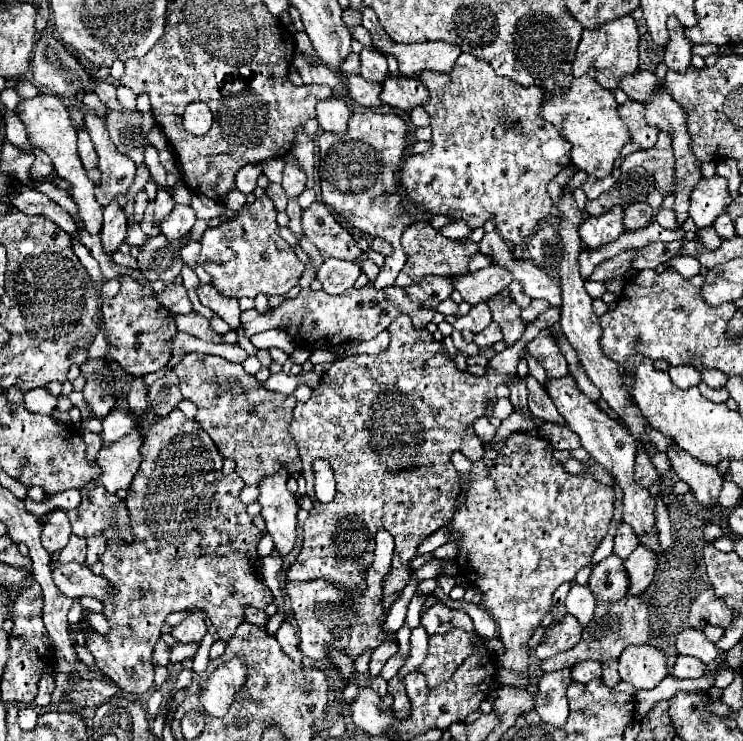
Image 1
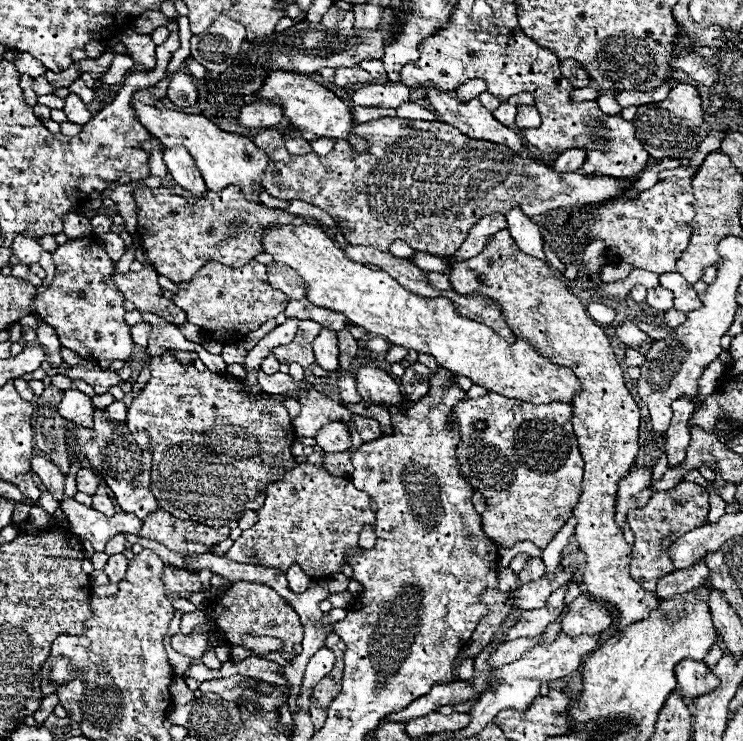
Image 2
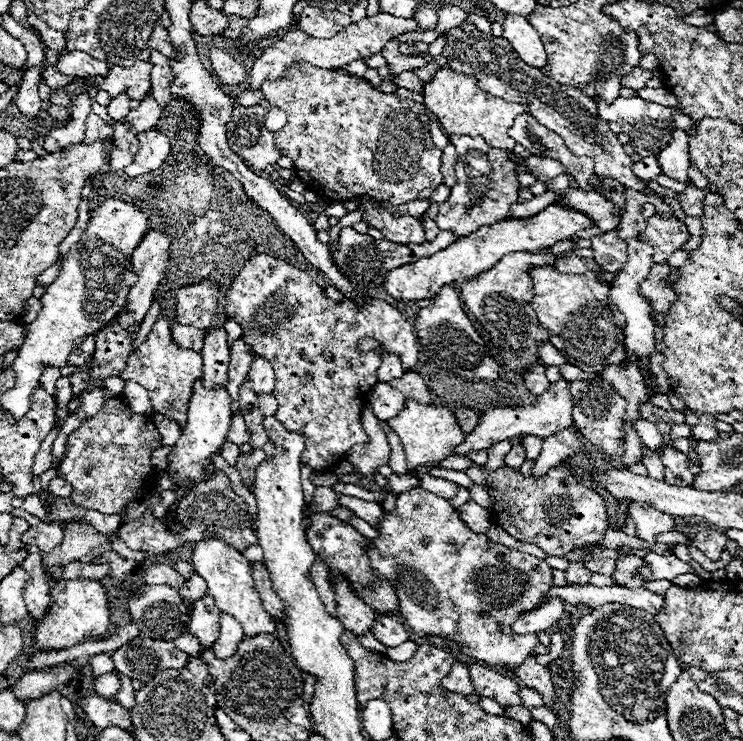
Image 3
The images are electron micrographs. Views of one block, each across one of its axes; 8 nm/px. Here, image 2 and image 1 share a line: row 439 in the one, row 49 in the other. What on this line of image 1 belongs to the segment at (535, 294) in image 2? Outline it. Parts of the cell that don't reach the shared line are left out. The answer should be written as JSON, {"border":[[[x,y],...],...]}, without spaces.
{"border":[[[622,16],[618,20],[606,22],[596,30],[584,30],[582,40],[574,58],[574,78],[580,78],[588,68],[596,68],[596,80],[606,90],[620,88],[624,76],[638,70],[638,26],[632,16]]]}

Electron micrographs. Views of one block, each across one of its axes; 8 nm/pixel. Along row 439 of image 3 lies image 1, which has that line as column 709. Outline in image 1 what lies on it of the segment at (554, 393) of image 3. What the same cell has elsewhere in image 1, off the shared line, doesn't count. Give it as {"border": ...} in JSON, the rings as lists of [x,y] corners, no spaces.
{"border":[[[678,446],[670,448],[668,458],[678,478],[690,486],[696,502],[706,510],[718,510],[718,494],[724,484],[718,468],[686,454]]]}

